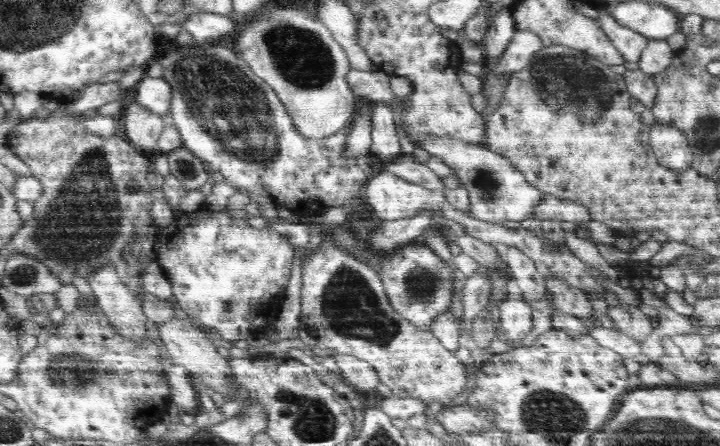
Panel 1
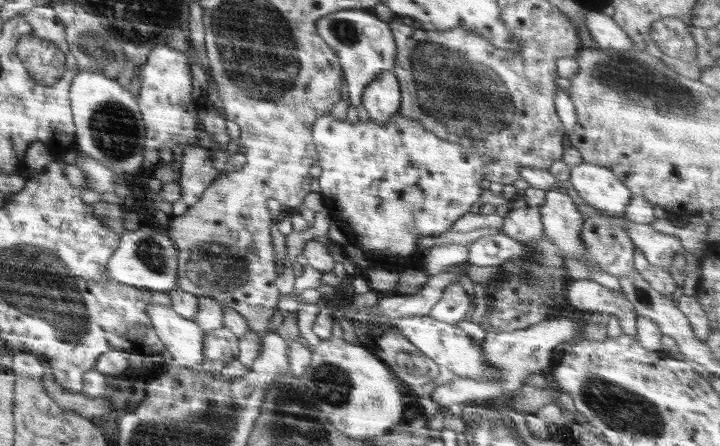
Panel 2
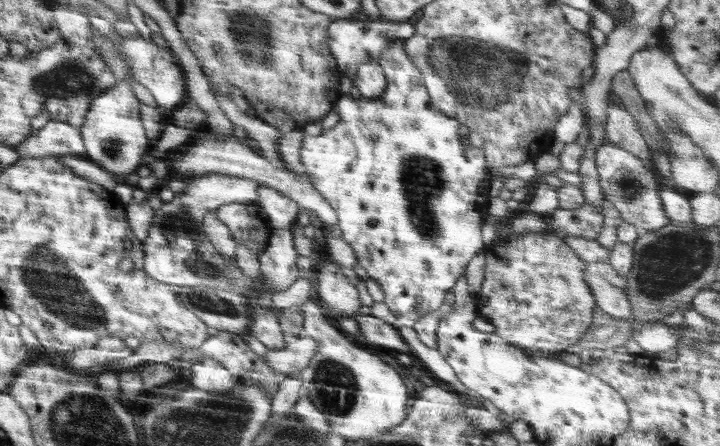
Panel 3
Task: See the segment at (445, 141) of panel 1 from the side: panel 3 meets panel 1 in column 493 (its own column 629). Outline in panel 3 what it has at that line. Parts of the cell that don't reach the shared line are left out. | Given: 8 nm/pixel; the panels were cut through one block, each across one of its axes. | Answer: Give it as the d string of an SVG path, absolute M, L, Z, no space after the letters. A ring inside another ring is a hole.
M605 142L596 151L595 164L604 197L614 204L622 220L633 224L641 233L658 230L671 223L660 201L661 186L653 172L635 154L622 149L620 145Z

